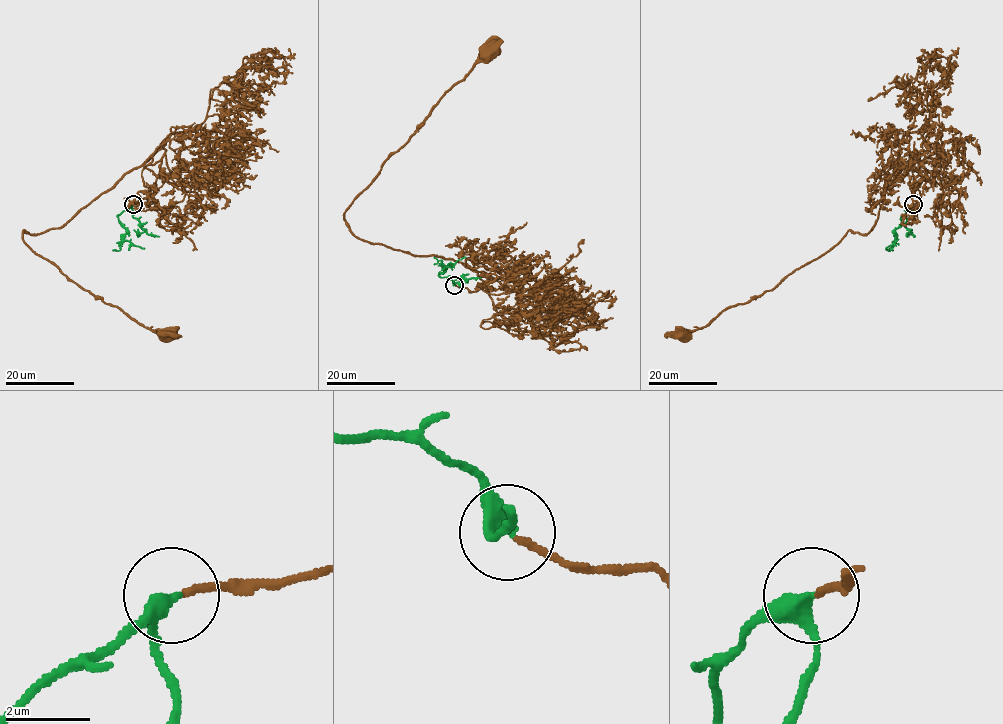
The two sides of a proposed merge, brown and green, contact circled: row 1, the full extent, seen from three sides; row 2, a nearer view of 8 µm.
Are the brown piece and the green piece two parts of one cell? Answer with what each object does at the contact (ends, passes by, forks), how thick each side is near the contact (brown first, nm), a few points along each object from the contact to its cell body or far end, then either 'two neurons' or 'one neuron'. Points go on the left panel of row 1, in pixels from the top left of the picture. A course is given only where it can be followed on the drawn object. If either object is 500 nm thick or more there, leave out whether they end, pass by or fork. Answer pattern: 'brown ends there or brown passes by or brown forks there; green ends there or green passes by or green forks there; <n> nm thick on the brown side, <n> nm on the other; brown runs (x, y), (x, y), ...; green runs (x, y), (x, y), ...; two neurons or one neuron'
brown ends there; green passes by; 140 nm thick on the brown side, 320 nm on the other; brown runs (134, 204), (156, 189), (164, 149), (60, 227), (23, 230), (22, 239), (83, 289), (167, 333); green runs (133, 204), (117, 217), (126, 230), (123, 238), (144, 248); one neuron

